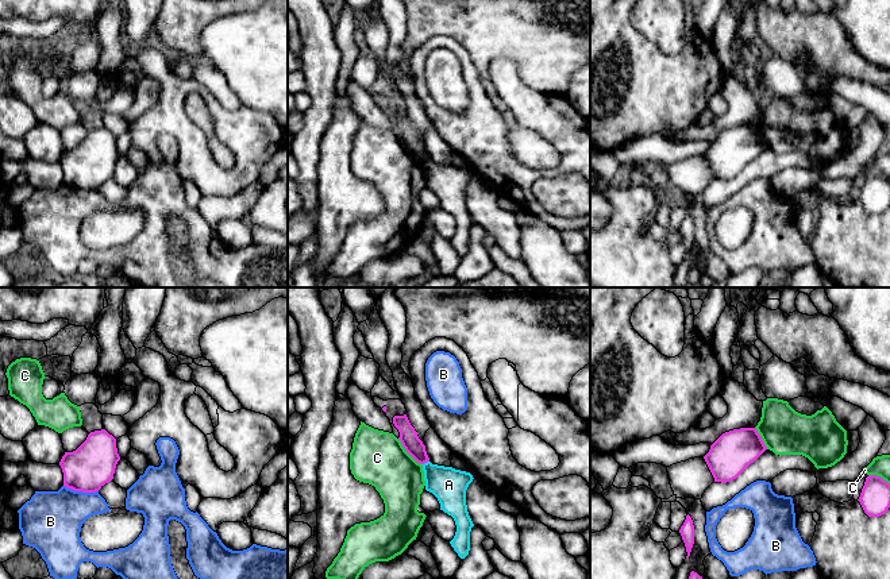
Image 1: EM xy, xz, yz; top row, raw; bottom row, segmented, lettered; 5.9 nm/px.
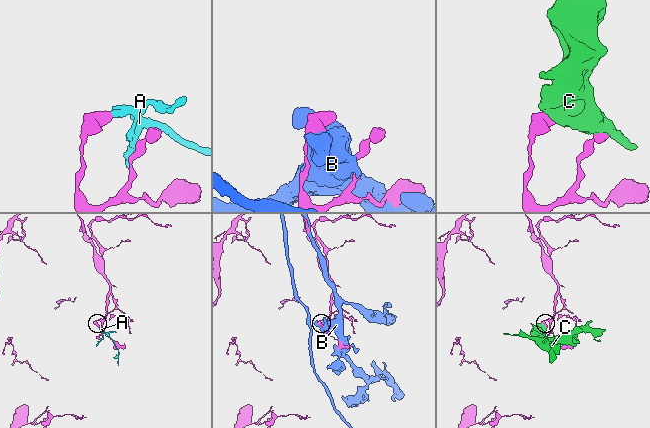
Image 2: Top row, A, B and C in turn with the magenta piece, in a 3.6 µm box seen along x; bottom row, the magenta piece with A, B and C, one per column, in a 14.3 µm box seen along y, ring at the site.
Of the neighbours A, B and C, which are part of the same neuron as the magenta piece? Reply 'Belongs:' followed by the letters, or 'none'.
Belongs: none

